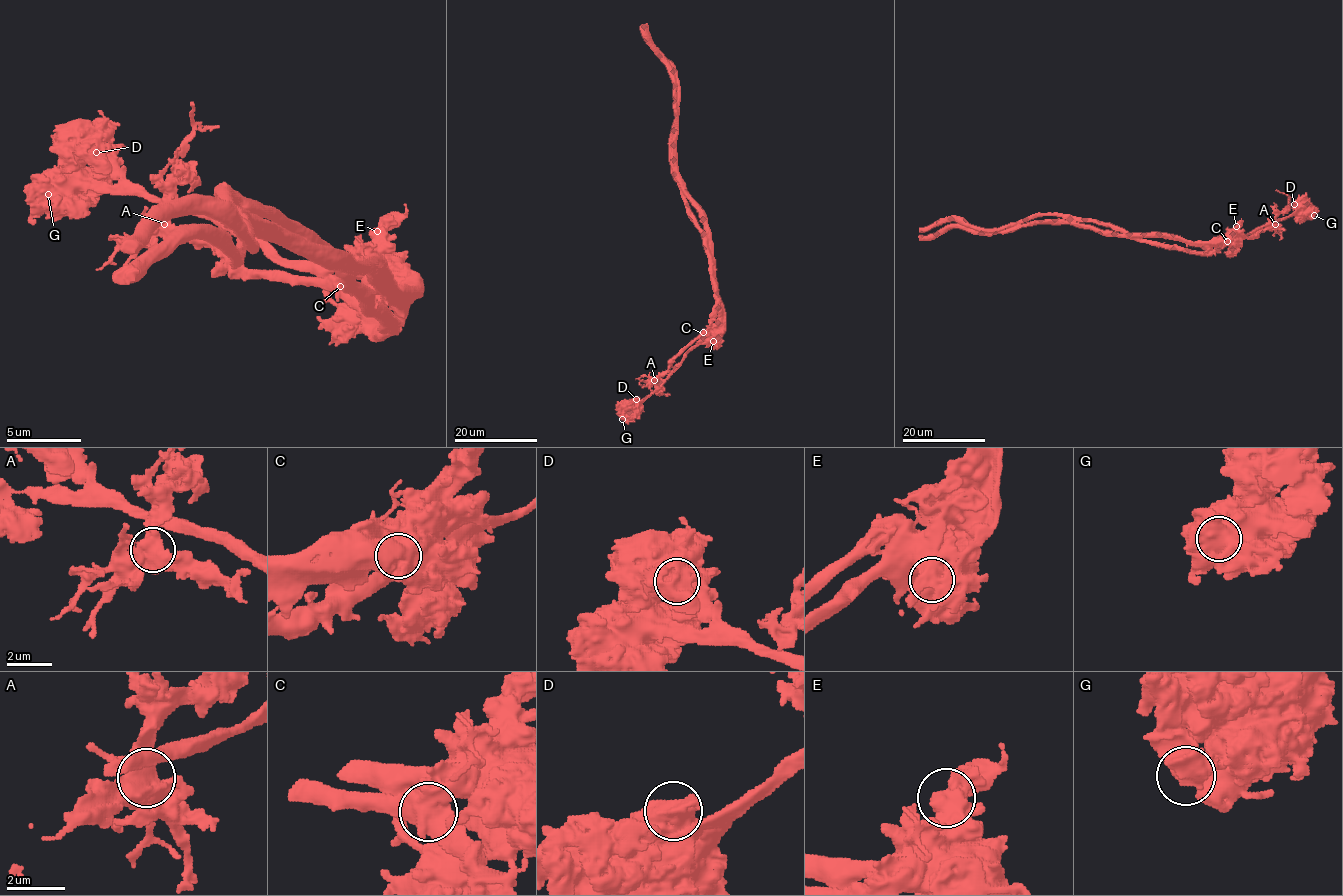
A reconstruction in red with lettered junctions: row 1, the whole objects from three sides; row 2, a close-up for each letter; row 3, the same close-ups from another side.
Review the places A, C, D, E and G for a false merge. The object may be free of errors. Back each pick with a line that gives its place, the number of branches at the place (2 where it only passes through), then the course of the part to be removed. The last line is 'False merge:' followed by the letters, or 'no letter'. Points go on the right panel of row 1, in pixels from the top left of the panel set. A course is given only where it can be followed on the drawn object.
C: (1227, 241) | 3 | (1228, 241), (1209, 251), (1174, 249), (1059, 215), (1030, 215), (997, 229), (943, 220), (919, 231)
False merge: C

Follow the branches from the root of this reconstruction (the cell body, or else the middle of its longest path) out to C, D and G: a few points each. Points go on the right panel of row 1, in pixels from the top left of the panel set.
C: (1126, 236), (1177, 237), (1200, 243), (1228, 241)
D: (1126, 236), (1177, 237), (1190, 242), (1213, 243), (1229, 236), (1246, 235), (1284, 219), (1298, 207), (1294, 204)
G: (1126, 236), (1177, 237), (1190, 242), (1213, 243), (1229, 236), (1246, 235), (1291, 215), (1314, 215)

